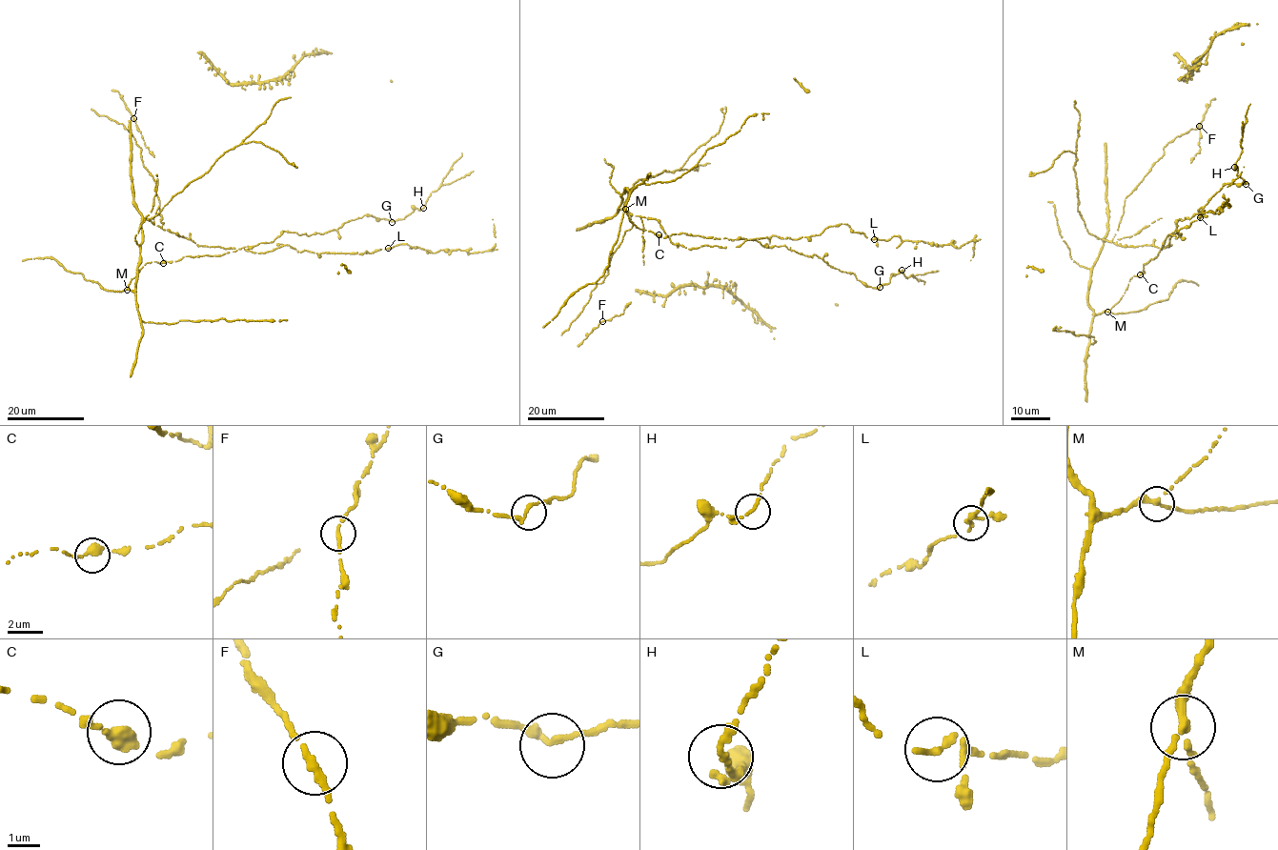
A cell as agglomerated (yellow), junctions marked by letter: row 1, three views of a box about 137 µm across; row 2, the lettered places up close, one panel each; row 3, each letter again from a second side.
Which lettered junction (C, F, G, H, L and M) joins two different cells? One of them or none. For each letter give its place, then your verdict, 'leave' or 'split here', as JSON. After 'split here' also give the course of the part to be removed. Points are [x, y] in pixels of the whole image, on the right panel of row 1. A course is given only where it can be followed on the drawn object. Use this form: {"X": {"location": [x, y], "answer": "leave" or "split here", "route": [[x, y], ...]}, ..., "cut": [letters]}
{"C": {"location": [1140, 274], "answer": "leave"}, "F": {"location": [1199, 126], "answer": "leave"}, "G": {"location": [1246, 184], "answer": "leave"}, "H": {"location": [1234, 167], "answer": "leave"}, "L": {"location": [1200, 217], "answer": "leave"}, "M": {"location": [1107, 312], "answer": "leave"}, "cut": []}

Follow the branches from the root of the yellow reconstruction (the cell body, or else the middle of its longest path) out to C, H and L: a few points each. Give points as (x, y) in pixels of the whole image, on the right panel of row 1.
C: (1116, 304), (1131, 277), (1141, 274)
H: (1116, 304), (1179, 218), (1198, 213), (1223, 184), (1246, 183), (1234, 167)
L: (1116, 304), (1167, 235), (1175, 231), (1169, 234), (1181, 237), (1177, 231), (1200, 217)

